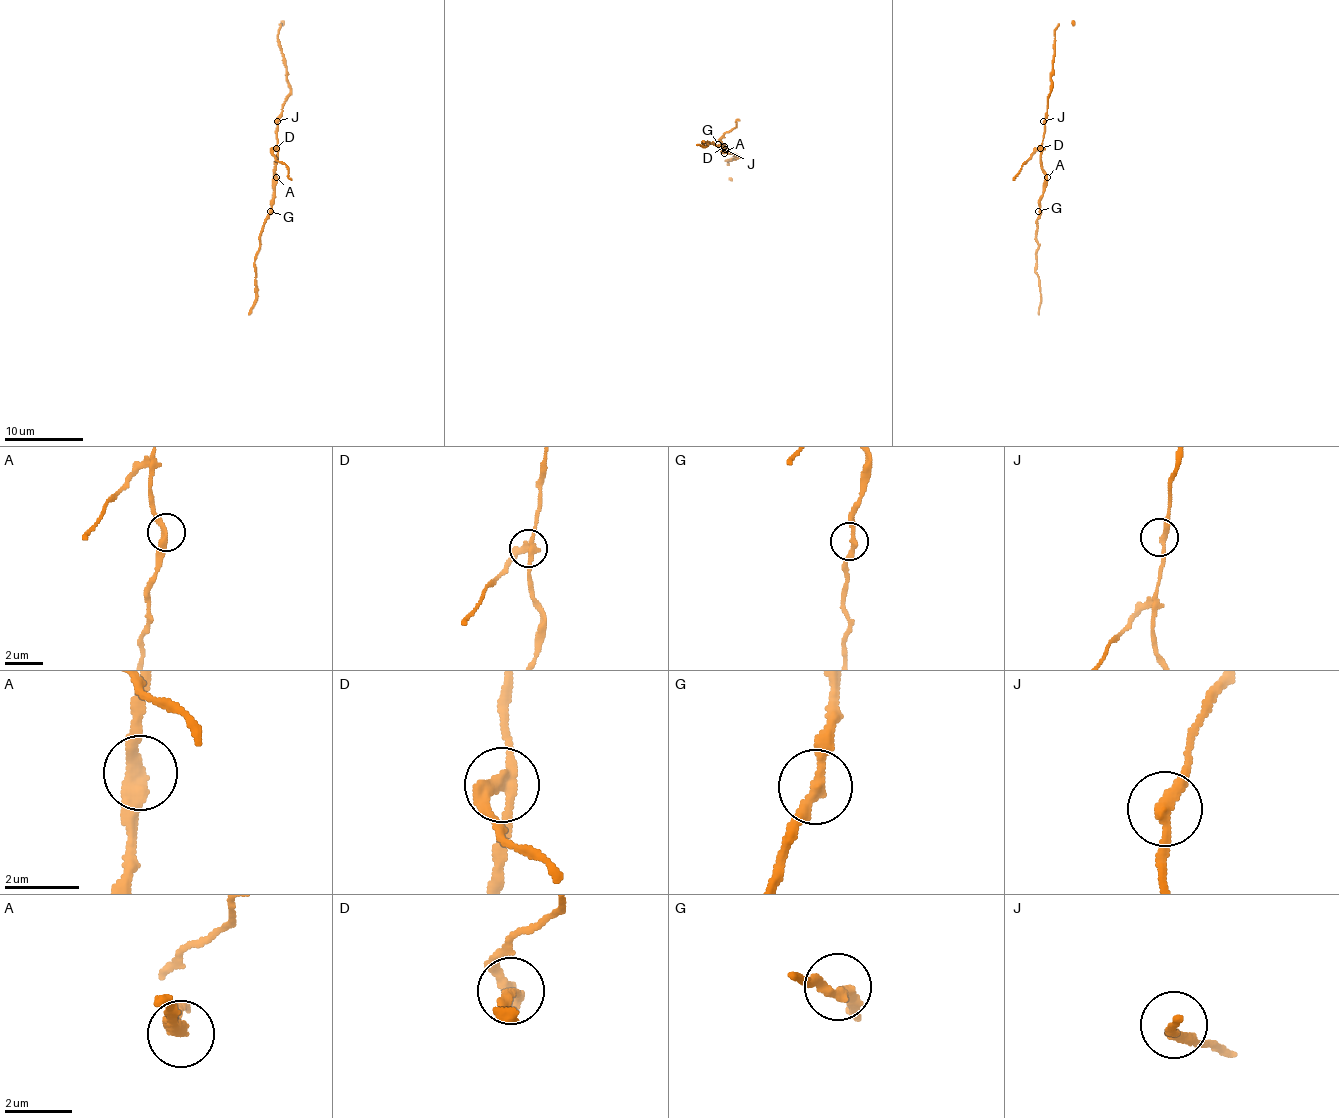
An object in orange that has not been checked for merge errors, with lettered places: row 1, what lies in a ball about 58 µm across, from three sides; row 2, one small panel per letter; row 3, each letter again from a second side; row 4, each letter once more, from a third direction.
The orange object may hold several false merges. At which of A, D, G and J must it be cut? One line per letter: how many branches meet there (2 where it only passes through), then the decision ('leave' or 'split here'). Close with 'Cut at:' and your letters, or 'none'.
A: branches 2; leave
D: branches 3; split here
G: branches 2; leave
J: branches 2; leave
Cut at: D

